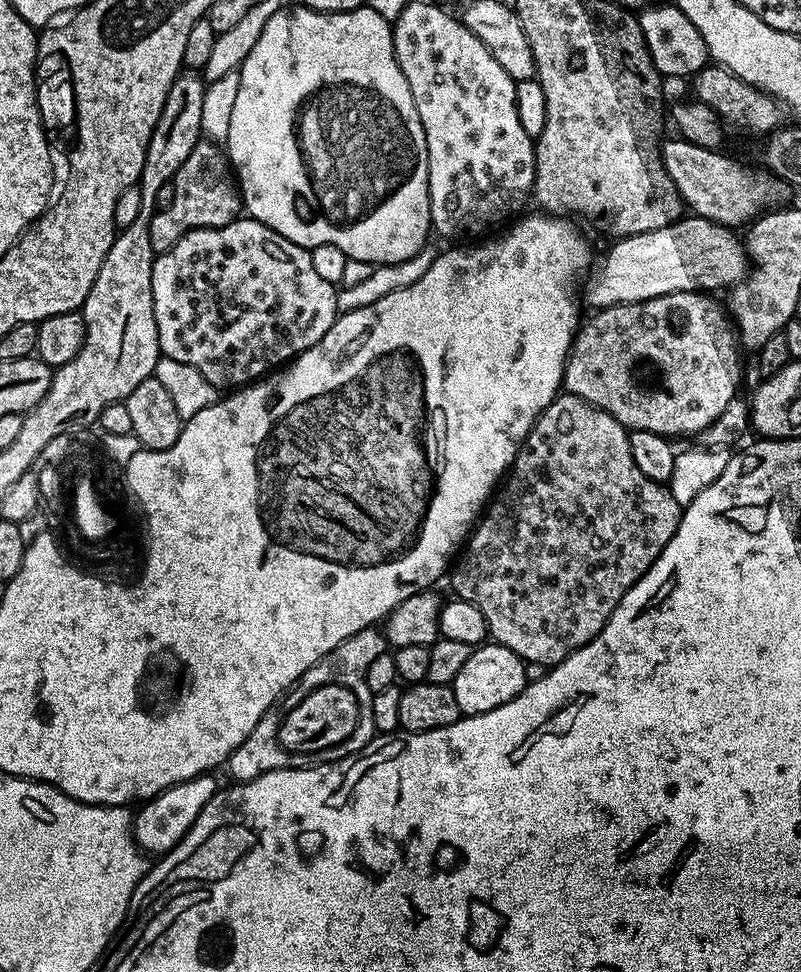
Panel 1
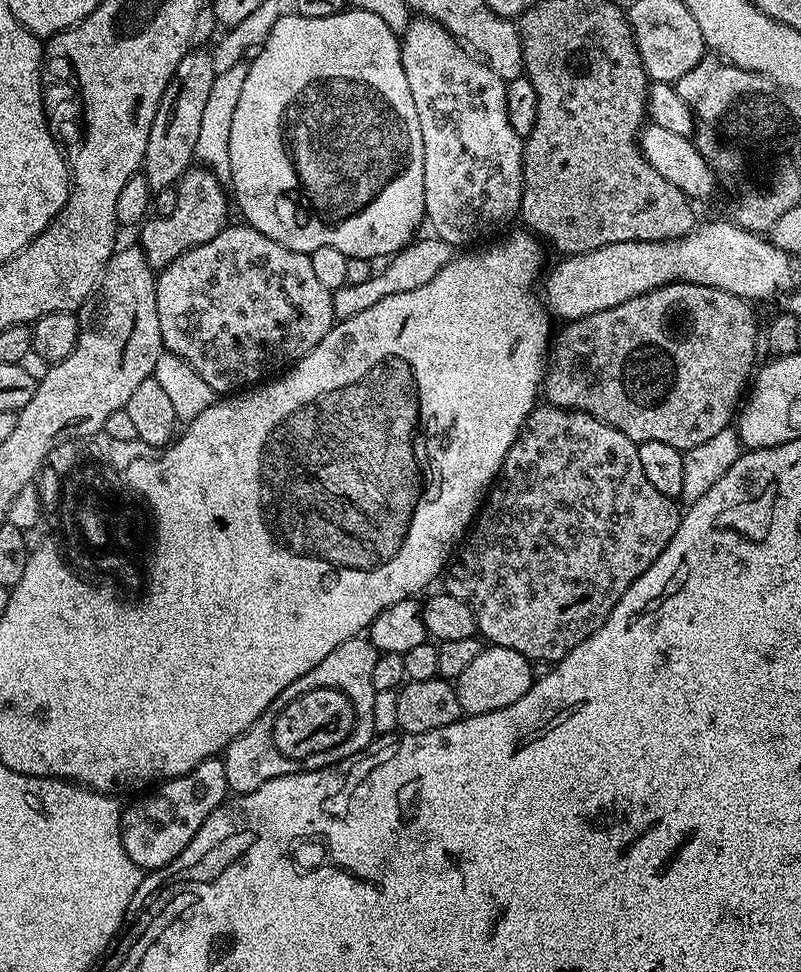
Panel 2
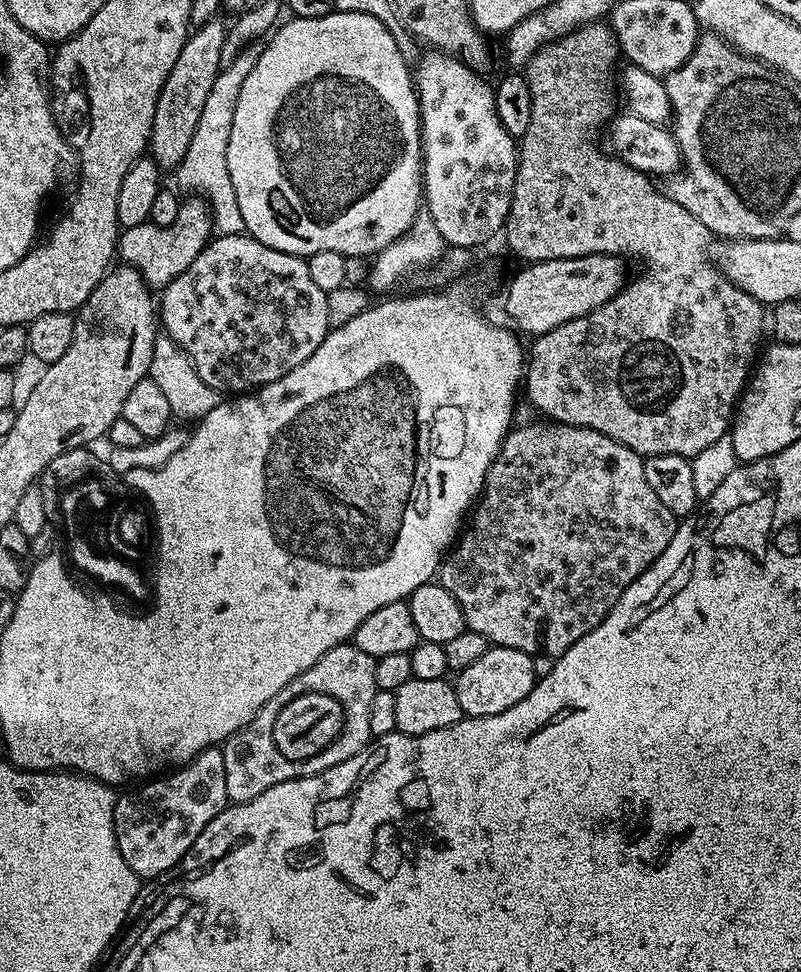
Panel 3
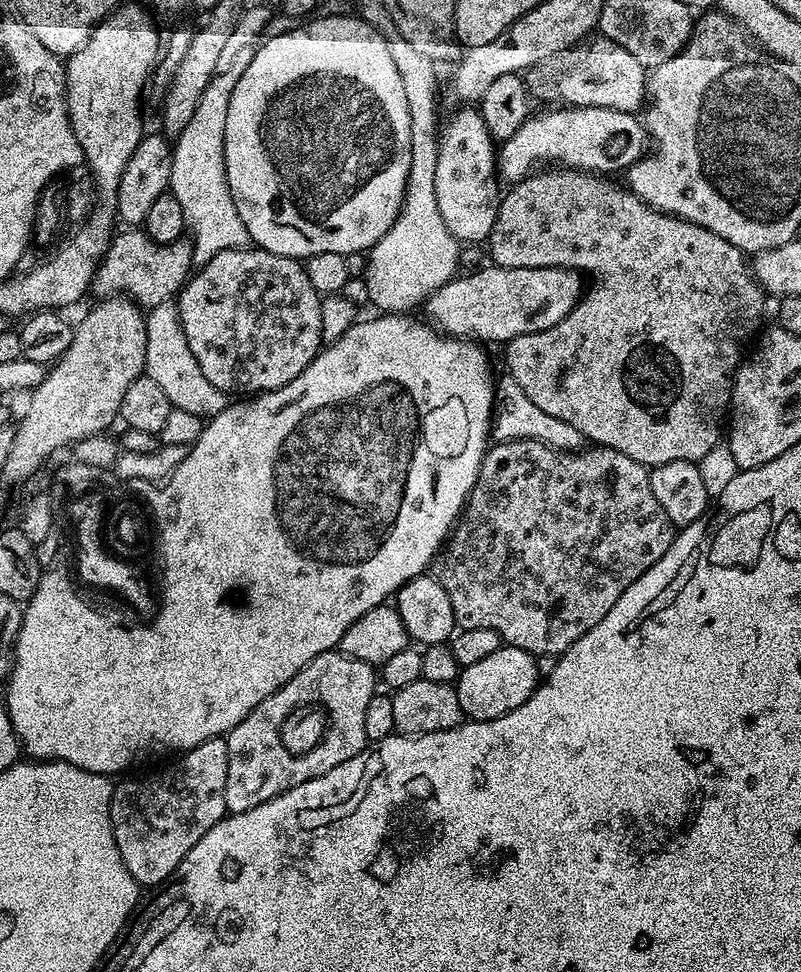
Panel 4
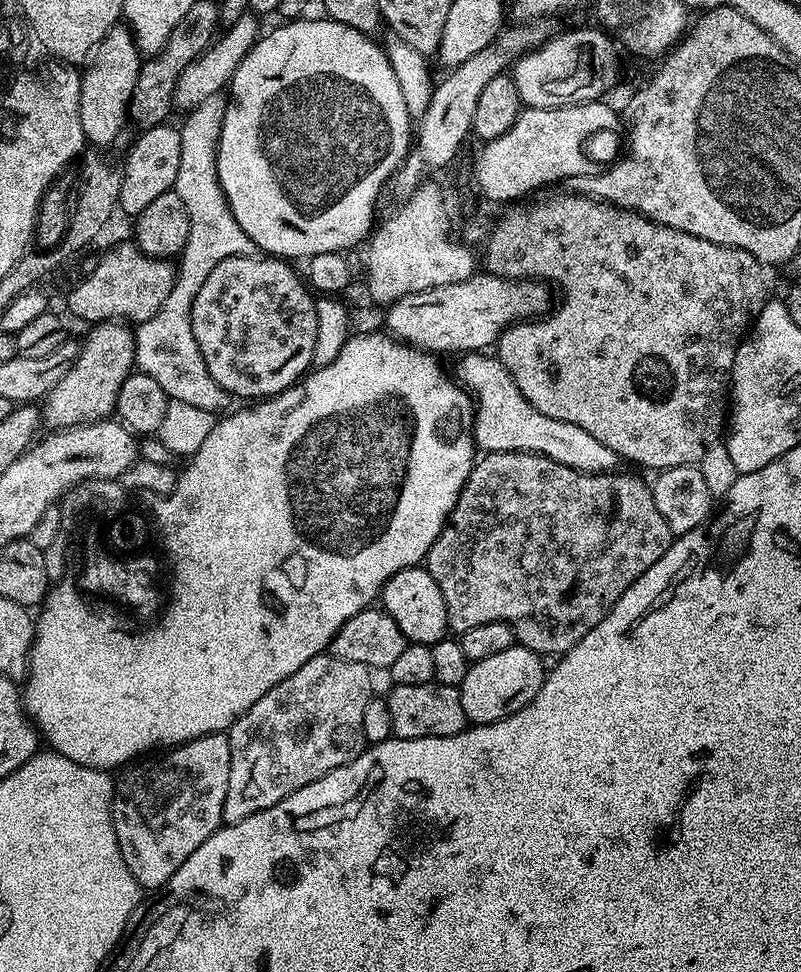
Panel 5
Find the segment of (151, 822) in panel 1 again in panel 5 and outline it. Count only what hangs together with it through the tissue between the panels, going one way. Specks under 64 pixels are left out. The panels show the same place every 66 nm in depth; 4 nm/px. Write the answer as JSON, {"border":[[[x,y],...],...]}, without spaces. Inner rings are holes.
{"border":[[[211,732],[197,740],[175,745],[164,754],[161,760],[144,758],[127,765],[112,789],[112,821],[118,850],[122,850],[122,862],[126,862],[130,874],[134,874],[144,890],[158,890],[170,882],[178,866],[221,827],[226,790],[230,786],[230,742],[224,732]]]}

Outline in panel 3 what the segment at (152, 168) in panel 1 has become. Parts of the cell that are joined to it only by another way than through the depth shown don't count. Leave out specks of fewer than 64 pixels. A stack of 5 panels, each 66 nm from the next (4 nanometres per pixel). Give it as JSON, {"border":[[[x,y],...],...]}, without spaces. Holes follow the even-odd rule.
{"border":[[[217,18],[206,22],[189,35],[188,41],[182,46],[182,54],[178,54],[178,62],[174,62],[174,70],[170,70],[170,78],[166,78],[162,86],[162,94],[154,110],[152,137],[148,139],[150,155],[161,169],[174,170],[182,162],[182,158],[186,158],[186,149],[194,138],[194,129],[198,126],[198,117],[201,116],[206,97],[210,94],[210,86],[214,86],[214,78],[222,67],[222,46],[226,42],[229,29],[229,25],[222,21],[223,19]]]}

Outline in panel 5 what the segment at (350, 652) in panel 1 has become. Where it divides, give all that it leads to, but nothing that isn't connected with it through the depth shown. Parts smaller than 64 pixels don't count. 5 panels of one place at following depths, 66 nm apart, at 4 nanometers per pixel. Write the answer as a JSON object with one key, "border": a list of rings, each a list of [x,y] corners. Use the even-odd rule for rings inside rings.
{"border":[[[321,654],[310,658],[302,670],[294,670],[290,678],[278,682],[274,690],[266,690],[250,710],[242,713],[226,732],[230,742],[230,786],[226,790],[223,823],[242,822],[242,818],[250,818],[250,814],[282,802],[282,798],[294,794],[294,790],[318,782],[318,778],[330,774],[330,770],[338,770],[338,766],[346,766],[359,756],[366,747],[362,717],[374,695],[372,676],[370,669],[358,662]]]}

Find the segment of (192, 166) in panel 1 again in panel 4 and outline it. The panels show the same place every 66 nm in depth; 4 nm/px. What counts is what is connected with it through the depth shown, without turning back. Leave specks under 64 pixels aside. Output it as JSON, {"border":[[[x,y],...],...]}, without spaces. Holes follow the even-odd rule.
{"border":[[[143,230],[124,231],[128,232],[117,231],[113,235],[112,243],[96,268],[91,291],[97,292],[100,298],[123,294],[144,310],[173,299],[194,271],[191,239],[181,238],[169,244],[159,244]]]}

